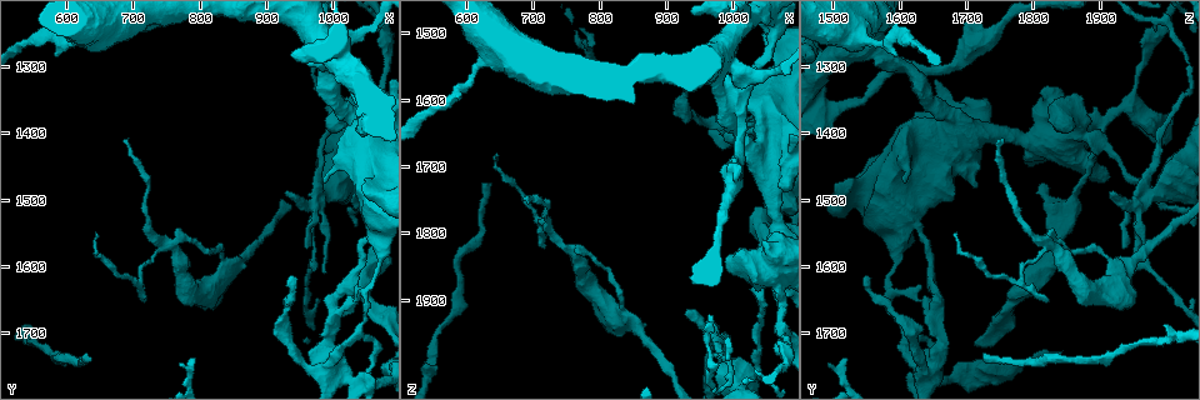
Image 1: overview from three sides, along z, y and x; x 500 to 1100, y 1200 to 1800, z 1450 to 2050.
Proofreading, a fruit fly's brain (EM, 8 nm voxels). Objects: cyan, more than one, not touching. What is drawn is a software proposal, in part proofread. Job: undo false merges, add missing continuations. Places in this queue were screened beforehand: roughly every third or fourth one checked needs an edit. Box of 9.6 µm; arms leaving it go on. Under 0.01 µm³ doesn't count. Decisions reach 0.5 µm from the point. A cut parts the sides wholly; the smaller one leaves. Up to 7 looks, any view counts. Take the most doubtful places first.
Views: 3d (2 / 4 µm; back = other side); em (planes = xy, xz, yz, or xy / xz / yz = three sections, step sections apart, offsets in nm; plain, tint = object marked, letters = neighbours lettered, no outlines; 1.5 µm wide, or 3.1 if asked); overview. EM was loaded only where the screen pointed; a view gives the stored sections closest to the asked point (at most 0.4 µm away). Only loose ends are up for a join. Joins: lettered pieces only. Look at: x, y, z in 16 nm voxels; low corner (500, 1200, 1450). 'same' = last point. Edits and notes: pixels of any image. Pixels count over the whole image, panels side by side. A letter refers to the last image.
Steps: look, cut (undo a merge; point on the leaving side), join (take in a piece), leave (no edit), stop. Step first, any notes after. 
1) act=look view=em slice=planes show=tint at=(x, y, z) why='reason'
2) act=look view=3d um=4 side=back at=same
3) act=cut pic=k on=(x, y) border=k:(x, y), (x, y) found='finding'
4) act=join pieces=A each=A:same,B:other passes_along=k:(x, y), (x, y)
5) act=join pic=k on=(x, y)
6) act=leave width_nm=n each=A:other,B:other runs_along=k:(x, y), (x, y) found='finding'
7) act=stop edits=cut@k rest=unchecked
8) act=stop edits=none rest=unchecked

act=look view=em slice=planes show=letters at=(980, 1510, 1965) why='sudden change in width'

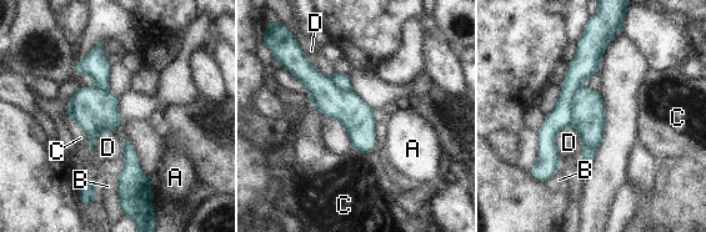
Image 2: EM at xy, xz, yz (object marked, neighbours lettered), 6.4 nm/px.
act=cut pic=2 on=(589, 109) longest_contact=C:280nm each=A:other,B:other,C:other,D:other border=2:(581, 87), (574, 95), (570, 125) found='two neurons meet here'

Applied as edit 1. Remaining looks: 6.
act=look view=em slice=planes show=letters at=(635, 1745, 1720) why='long arm stops here'

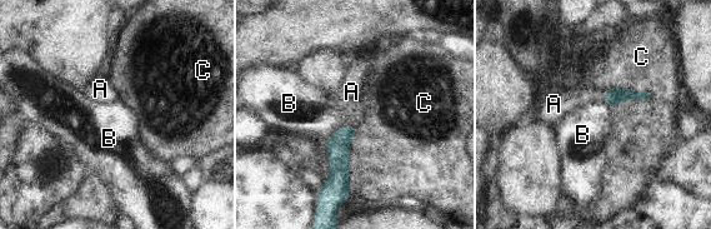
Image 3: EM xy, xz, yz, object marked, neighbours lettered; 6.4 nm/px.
act=join pieces=A longest_contact=C:320nm each=A:same,B:other,C:other passes_along=3:(612, 96), (605, 96), (567, 98) found='it goes on there'

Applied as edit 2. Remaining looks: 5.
act=look view=em slice=xz step=8 show=tint at=(985, 1705, 1655) why='branch stops here'

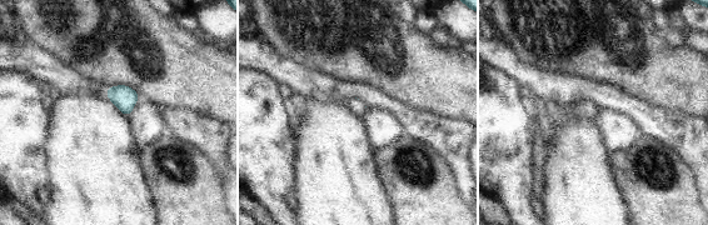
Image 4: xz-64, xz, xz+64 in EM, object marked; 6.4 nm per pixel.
act=look view=em slice=planes show=letters at=same

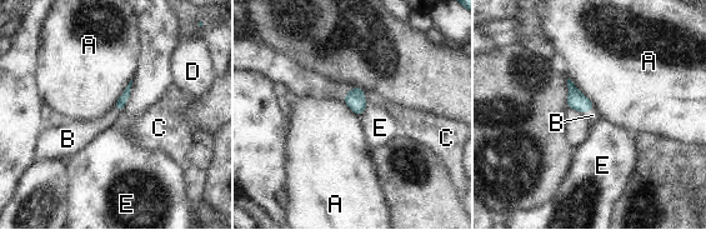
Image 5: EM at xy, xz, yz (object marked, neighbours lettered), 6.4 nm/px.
act=join pieces=B each=A:other,B:same,C:other,D:other,E:other passes_along=5:(576, 100), (589, 110), (592, 115) found='the neuron continues'

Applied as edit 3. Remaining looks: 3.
act=stop edits=cut@2,join@3,join@5 rest=unchecked

